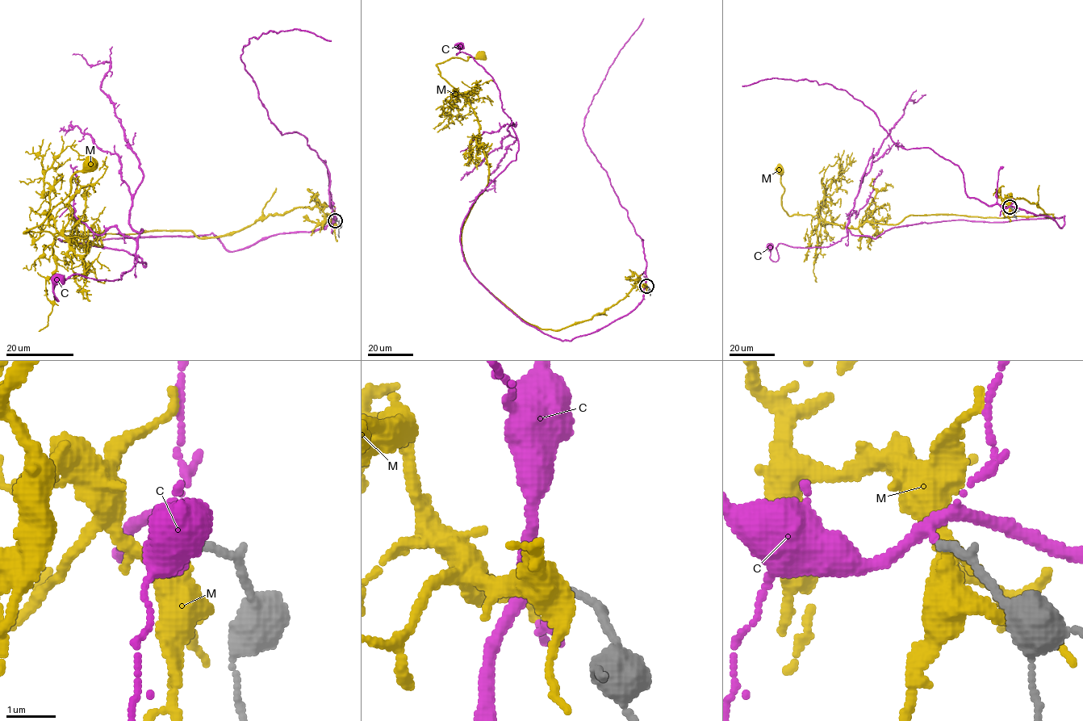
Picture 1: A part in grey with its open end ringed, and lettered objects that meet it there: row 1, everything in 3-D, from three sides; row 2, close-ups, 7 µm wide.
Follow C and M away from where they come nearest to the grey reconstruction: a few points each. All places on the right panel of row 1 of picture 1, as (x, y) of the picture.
C: (1009, 207), (1064, 223), (922, 222), (875, 238), (847, 230), (825, 247), (779, 243), (776, 261), (770, 247)
M: (1009, 207), (1003, 202), (1025, 199), (1054, 219), (909, 215), (896, 224), (847, 228), (788, 215), (779, 169)

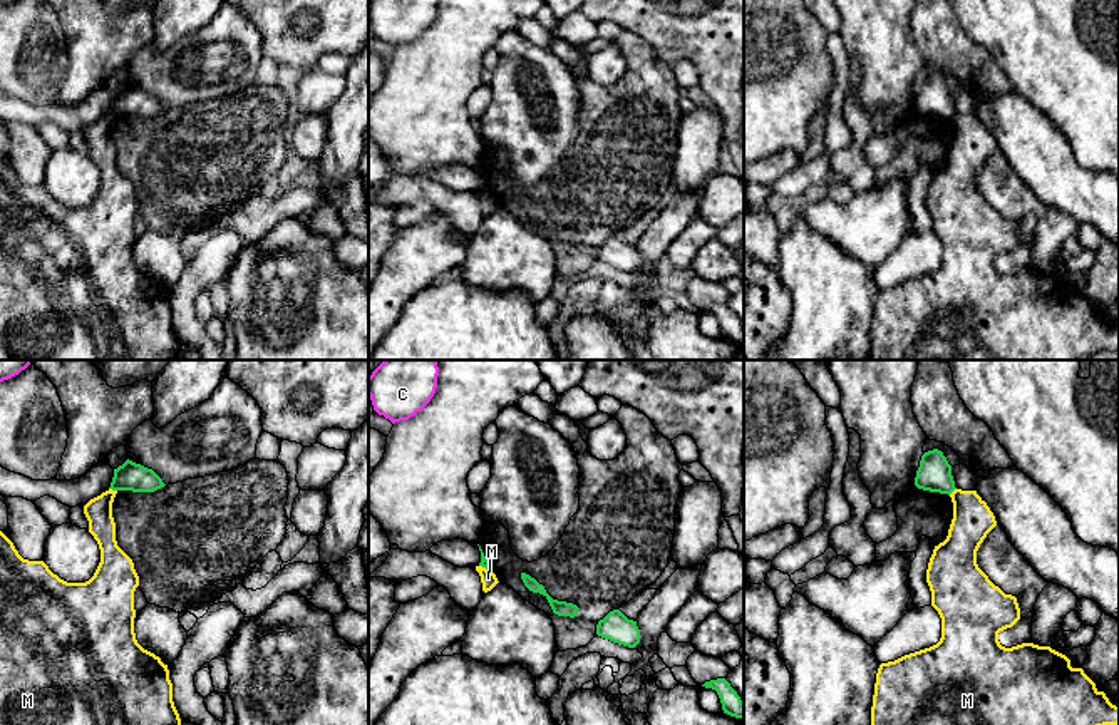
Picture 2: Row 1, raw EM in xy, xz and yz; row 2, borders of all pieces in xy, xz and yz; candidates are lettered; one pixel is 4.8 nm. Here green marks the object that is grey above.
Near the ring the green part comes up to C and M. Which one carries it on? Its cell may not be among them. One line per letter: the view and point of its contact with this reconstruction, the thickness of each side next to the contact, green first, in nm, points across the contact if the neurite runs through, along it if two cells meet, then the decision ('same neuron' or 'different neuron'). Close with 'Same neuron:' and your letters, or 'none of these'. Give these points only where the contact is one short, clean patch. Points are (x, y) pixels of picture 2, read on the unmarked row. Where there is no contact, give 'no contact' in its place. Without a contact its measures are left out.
C: no contact; same neuron
M: meets green in xy at (113, 114); 140 nm thick on the green side, 130 nm on the other; border along xy (109, 113), (116, 116); different neuron
Same neuron: C

